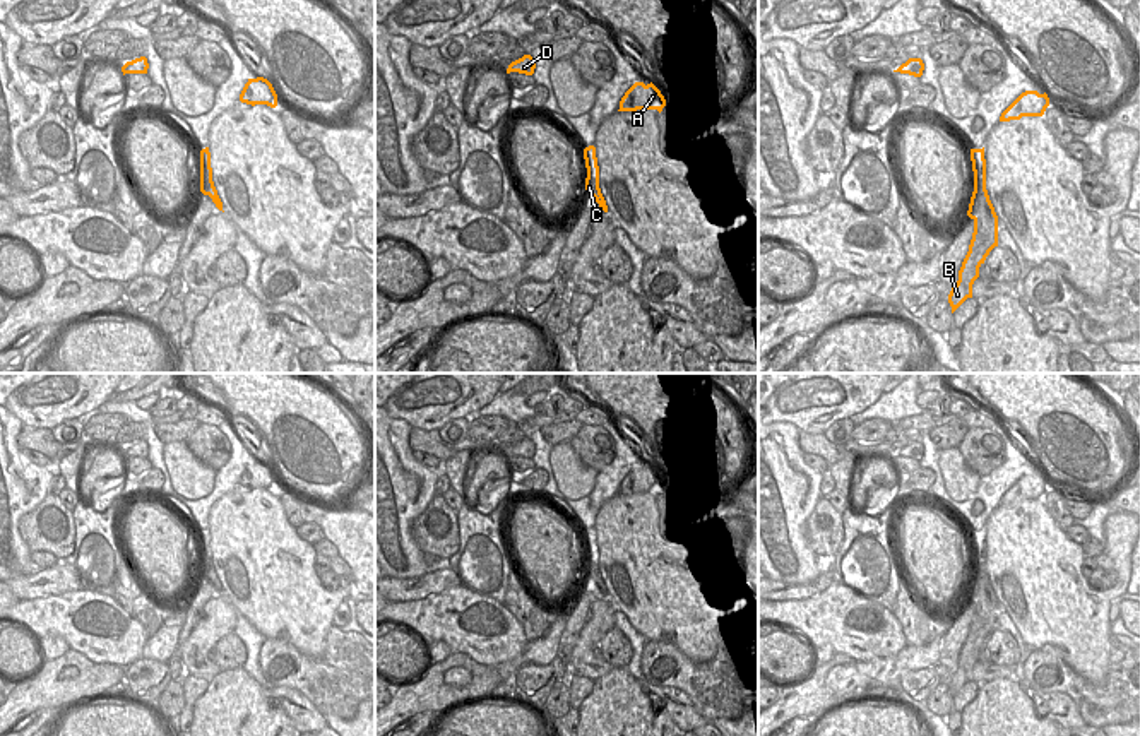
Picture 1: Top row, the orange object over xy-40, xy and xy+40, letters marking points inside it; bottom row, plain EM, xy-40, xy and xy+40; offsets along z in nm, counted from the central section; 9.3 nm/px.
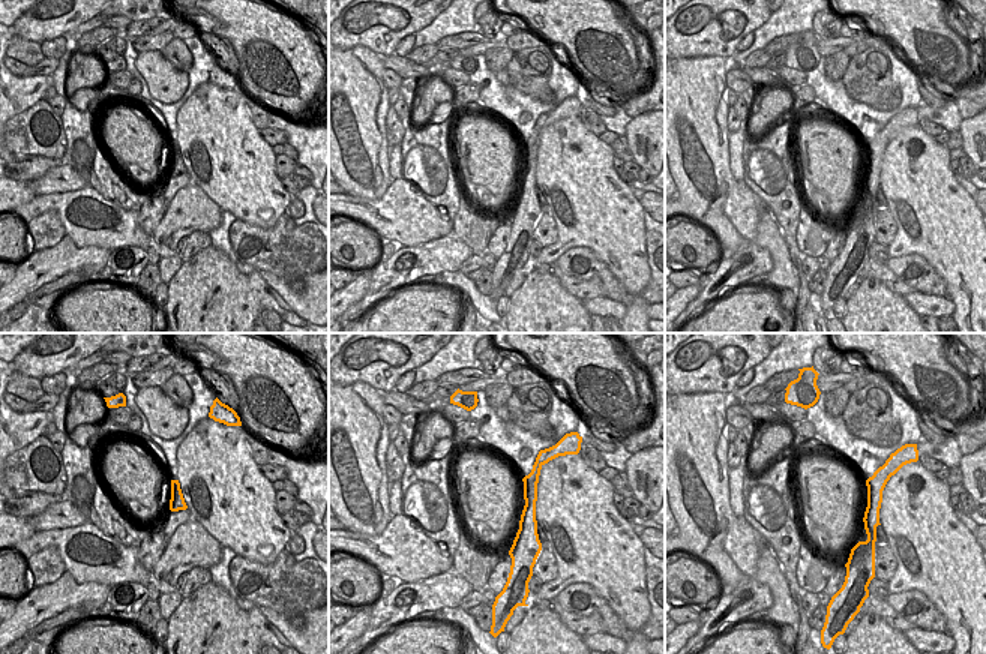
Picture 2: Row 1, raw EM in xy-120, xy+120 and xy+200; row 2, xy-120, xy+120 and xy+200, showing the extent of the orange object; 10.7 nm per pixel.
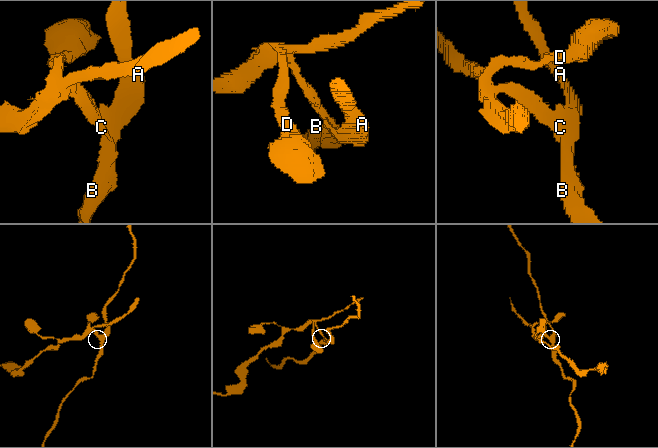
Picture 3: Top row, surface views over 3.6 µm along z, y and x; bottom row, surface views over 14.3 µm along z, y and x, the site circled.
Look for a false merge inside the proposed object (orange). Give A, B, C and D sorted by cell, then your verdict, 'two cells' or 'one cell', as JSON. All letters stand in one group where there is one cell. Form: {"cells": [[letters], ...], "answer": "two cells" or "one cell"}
{"cells": [["A", "B"], ["C", "D"]], "answer": "two cells"}

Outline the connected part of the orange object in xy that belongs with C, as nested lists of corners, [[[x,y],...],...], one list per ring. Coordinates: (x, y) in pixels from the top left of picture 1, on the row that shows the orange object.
[[[589,145],[584,149],[584,159],[587,168],[587,178],[585,178],[585,190],[594,197],[599,199],[601,188],[599,188],[599,166],[596,157],[596,147]]]

